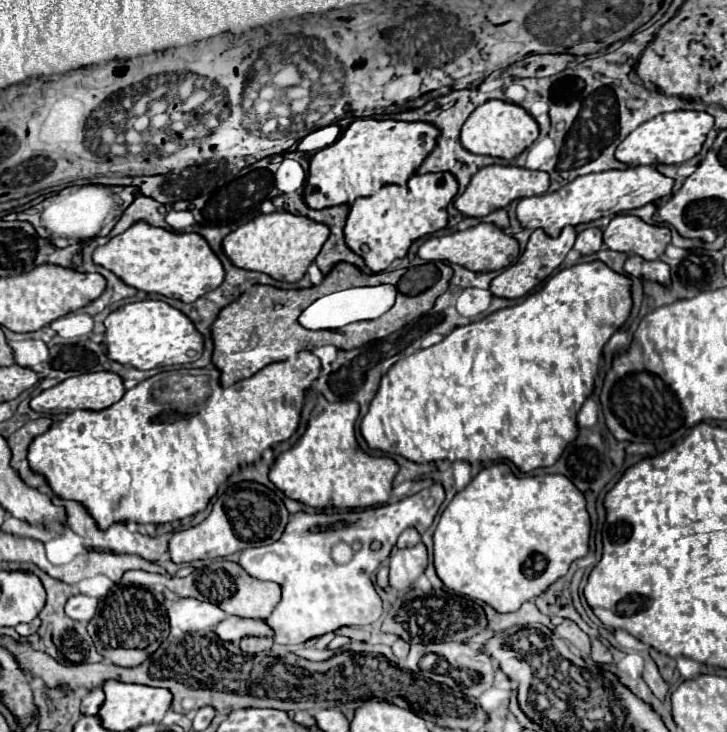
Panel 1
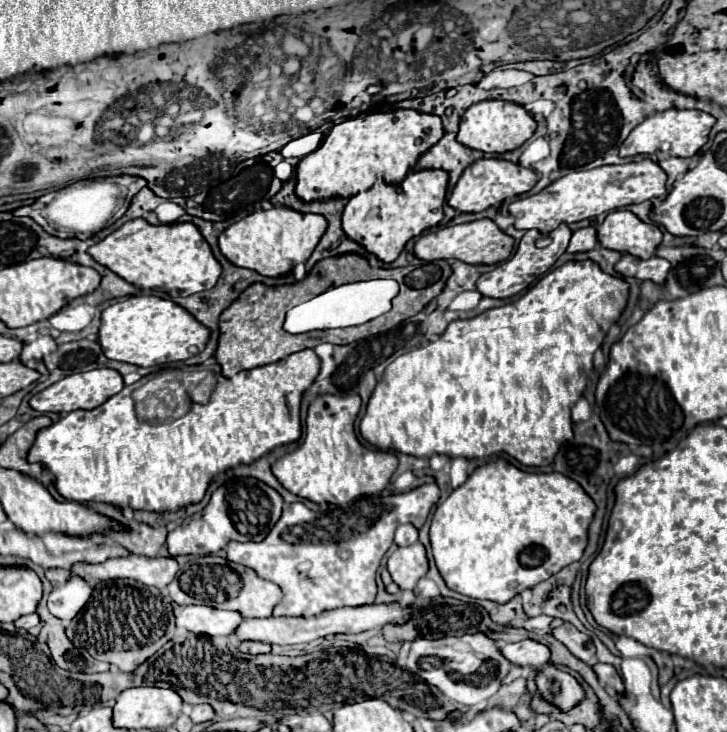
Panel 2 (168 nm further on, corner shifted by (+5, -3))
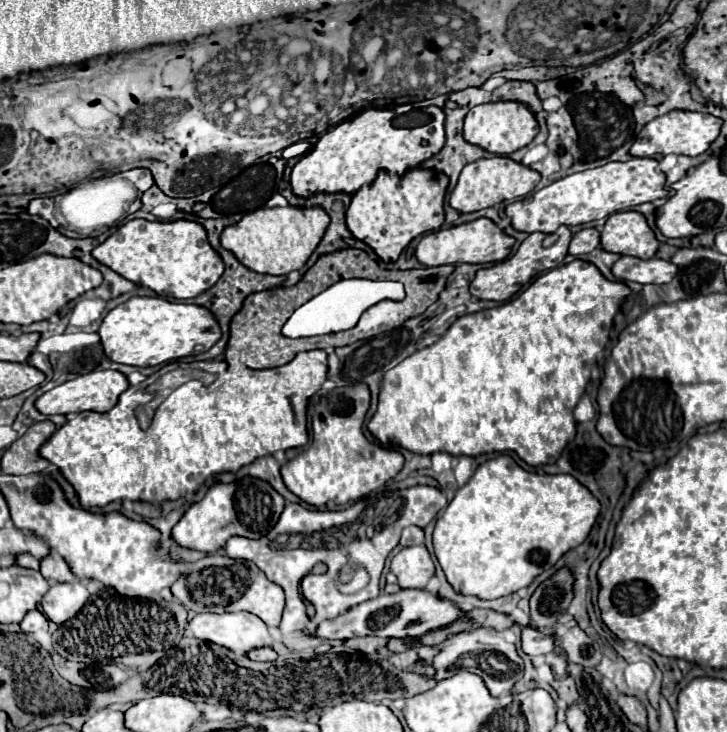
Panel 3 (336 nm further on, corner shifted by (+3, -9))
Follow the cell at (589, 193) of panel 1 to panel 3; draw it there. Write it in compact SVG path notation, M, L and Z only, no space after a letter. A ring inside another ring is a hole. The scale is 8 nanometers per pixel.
M632 157L630 161L610 161L602 167L582 173L566 175L540 191L506 205L506 215L512 219L512 227L524 233L554 233L560 225L582 225L596 219L606 219L616 211L636 207L640 203L668 197L666 175L660 171L658 161L650 157Z

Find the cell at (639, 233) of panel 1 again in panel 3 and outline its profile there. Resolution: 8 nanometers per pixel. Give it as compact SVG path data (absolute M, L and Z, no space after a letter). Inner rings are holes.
M620 211L608 217L602 229L602 249L638 259L652 259L658 251L658 239L638 211Z

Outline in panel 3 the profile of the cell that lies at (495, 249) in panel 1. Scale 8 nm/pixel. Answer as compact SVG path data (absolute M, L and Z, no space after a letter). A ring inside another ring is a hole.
M486 217L454 225L448 229L440 229L434 233L426 233L418 247L416 257L426 267L438 267L438 265L454 265L454 263L498 263L504 261L514 245L514 237L506 235L496 223L492 223Z

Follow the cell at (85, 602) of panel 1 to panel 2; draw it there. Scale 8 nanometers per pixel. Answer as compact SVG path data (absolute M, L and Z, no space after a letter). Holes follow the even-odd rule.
M72 577L68 583L54 587L48 597L48 609L62 621L72 621L88 603L92 589L80 577Z

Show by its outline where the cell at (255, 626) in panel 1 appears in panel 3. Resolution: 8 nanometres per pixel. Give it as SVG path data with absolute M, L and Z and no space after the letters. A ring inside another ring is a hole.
M400 589L398 593L380 593L376 599L368 599L334 621L322 621L316 635L324 639L352 639L364 635L396 637L396 639L420 639L428 631L450 627L454 621L466 617L466 611L456 607L452 601L442 599L426 589Z

